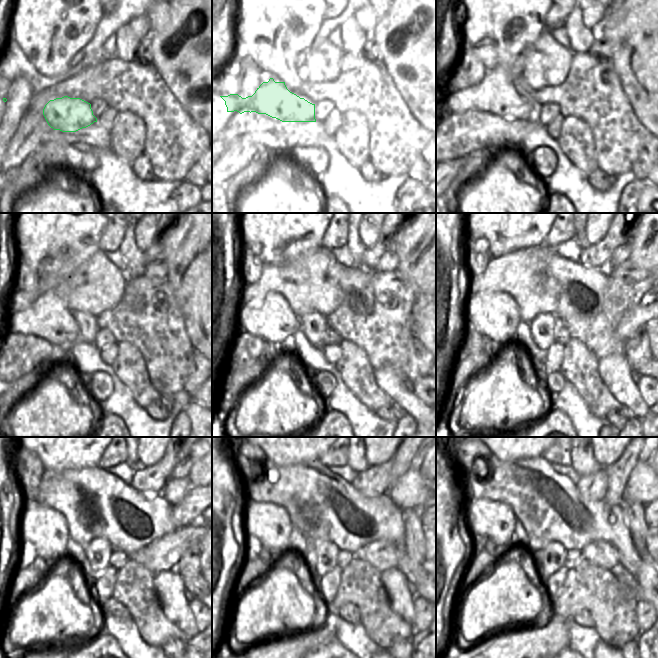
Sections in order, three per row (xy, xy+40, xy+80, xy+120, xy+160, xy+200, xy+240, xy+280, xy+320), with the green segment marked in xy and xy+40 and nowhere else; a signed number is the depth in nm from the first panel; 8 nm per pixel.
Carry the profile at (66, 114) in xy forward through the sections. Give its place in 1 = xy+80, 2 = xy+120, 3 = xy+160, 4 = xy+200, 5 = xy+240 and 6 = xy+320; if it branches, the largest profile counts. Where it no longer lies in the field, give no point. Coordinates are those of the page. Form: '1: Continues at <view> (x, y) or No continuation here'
1: Continues at xy+80 (496, 94)
2: Continues at xy+120 (49, 318)
3: Continues at xy+160 (271, 318)
4: Continues at xy+200 (495, 315)
5: Continues at xy+240 (46, 528)
6: Continues at xy+320 (494, 520).

